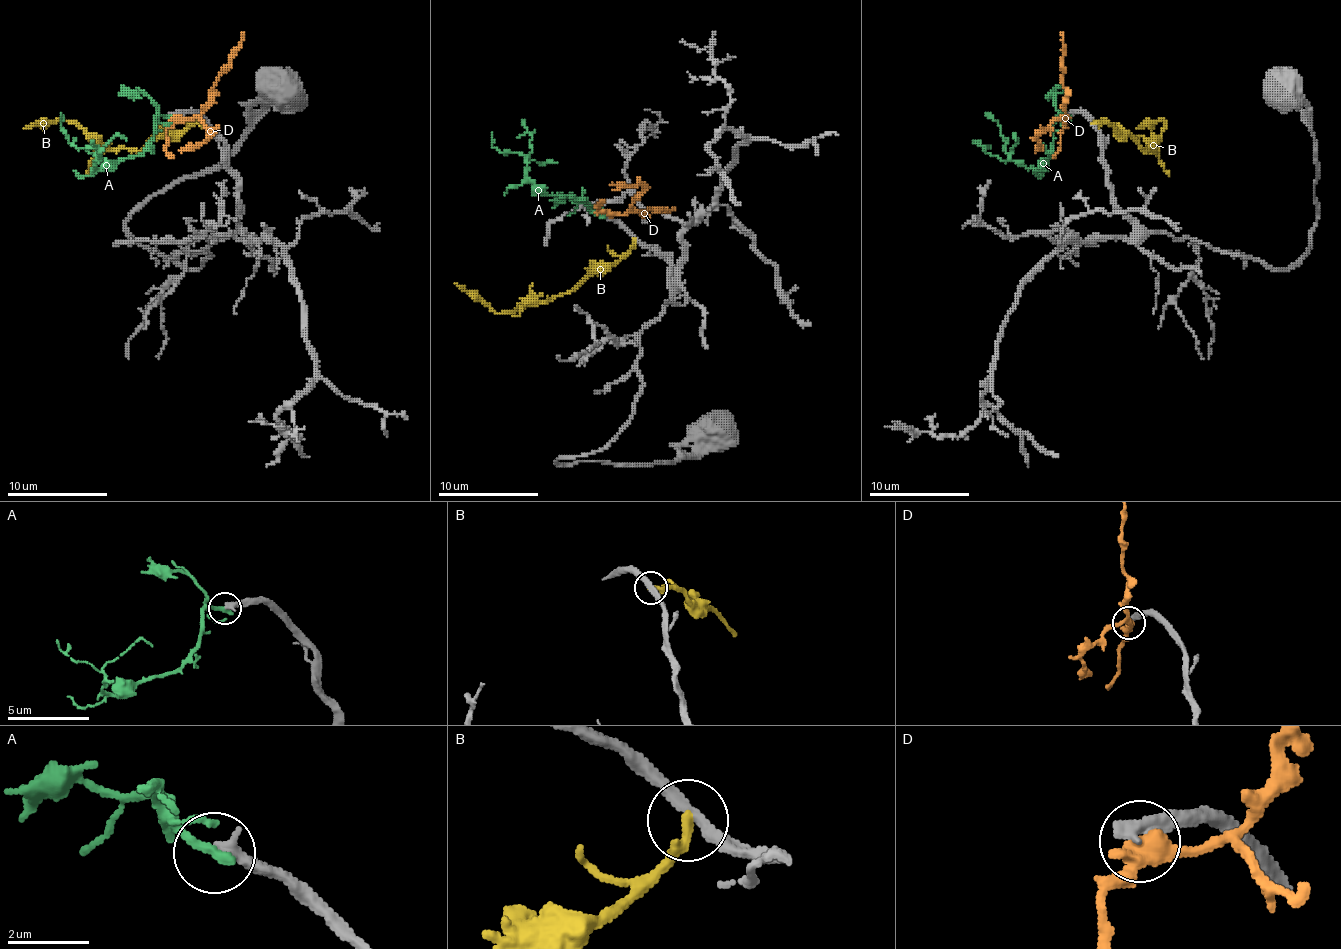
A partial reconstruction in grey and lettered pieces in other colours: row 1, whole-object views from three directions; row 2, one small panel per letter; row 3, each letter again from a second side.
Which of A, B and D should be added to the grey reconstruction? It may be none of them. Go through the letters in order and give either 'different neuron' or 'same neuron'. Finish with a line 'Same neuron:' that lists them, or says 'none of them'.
A: different neuron
B: different neuron
D: different neuron
Same neuron: none of them

